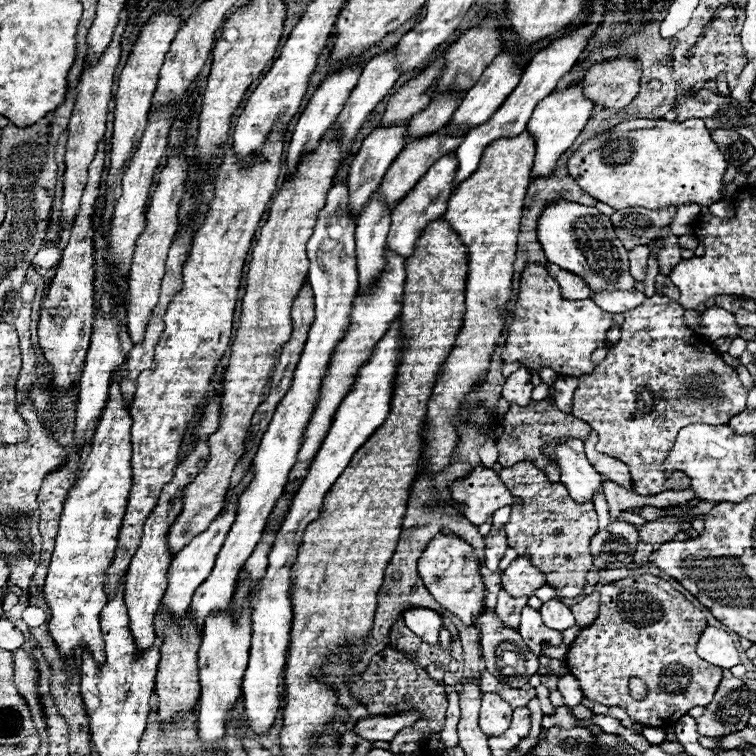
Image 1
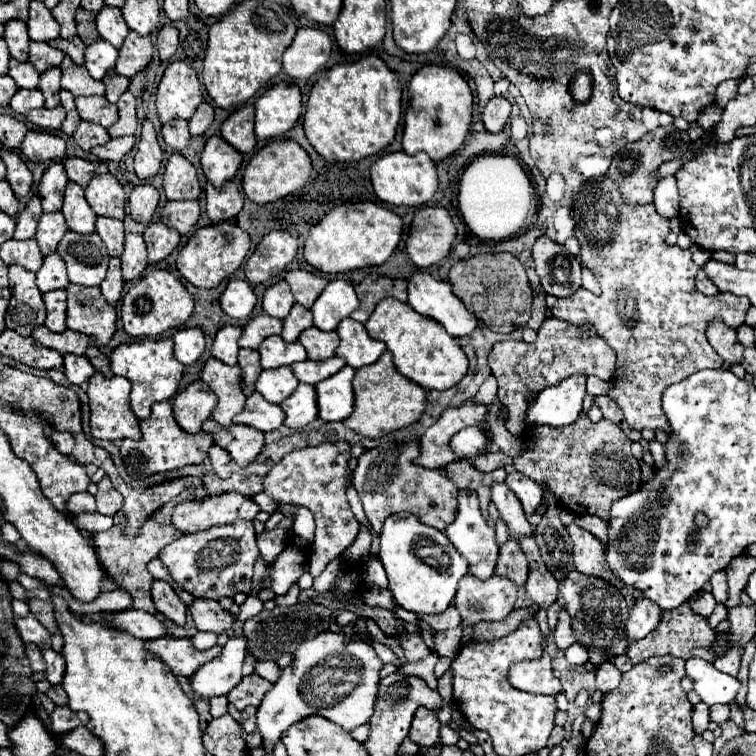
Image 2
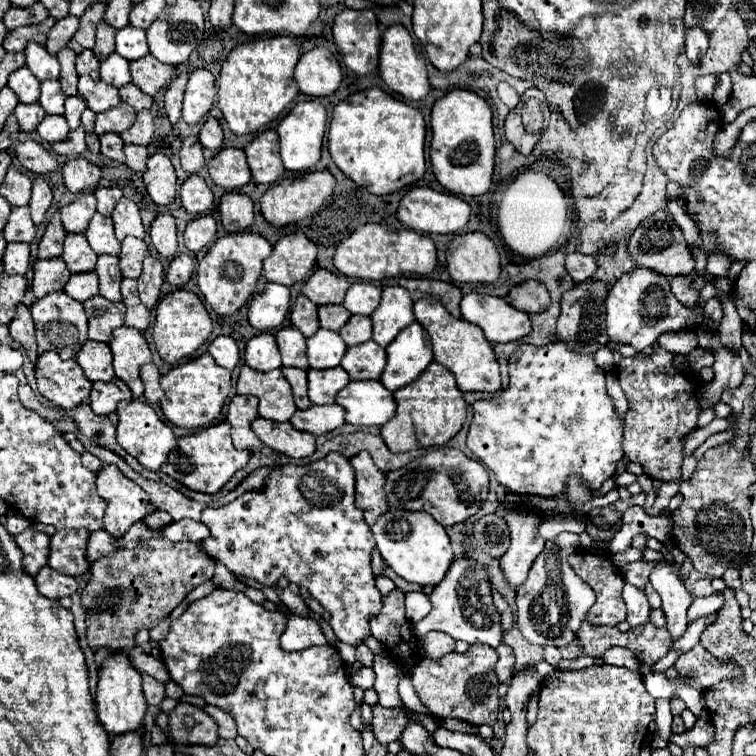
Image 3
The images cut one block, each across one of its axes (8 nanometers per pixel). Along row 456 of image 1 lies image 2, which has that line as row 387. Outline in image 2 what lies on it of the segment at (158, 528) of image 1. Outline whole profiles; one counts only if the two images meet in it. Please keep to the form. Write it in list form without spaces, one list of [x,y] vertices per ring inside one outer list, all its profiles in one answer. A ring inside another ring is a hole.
[[[202,380],[188,384],[172,402],[178,426],[190,434],[200,432],[202,422],[210,418],[214,406],[216,406],[216,396],[212,396],[210,388]]]

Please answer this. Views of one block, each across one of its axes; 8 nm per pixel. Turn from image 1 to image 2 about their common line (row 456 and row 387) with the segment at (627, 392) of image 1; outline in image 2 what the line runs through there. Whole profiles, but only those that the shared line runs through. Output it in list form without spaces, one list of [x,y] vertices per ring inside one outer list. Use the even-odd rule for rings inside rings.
[[[608,176],[582,184],[580,190],[572,194],[570,206],[576,222],[574,236],[580,242],[578,260],[598,278],[602,294],[600,298],[590,298],[586,302],[568,302],[568,308],[552,308],[552,316],[560,320],[564,316],[566,322],[576,326],[592,322],[598,336],[602,336],[608,346],[612,346],[618,354],[610,398],[624,410],[626,422],[634,430],[662,428],[668,432],[668,420],[664,420],[664,412],[660,408],[660,396],[664,388],[668,388],[668,384],[688,378],[702,368],[724,366],[724,360],[720,360],[720,356],[704,336],[706,322],[720,316],[730,328],[738,328],[740,324],[744,324],[750,302],[748,298],[739,298],[730,292],[720,292],[715,296],[704,296],[702,292],[698,292],[695,276],[699,267],[693,262],[690,250],[682,250],[678,244],[672,246],[666,242],[666,236],[670,232],[670,220],[660,216],[654,204],[628,204],[622,198],[616,182],[612,182]]]

